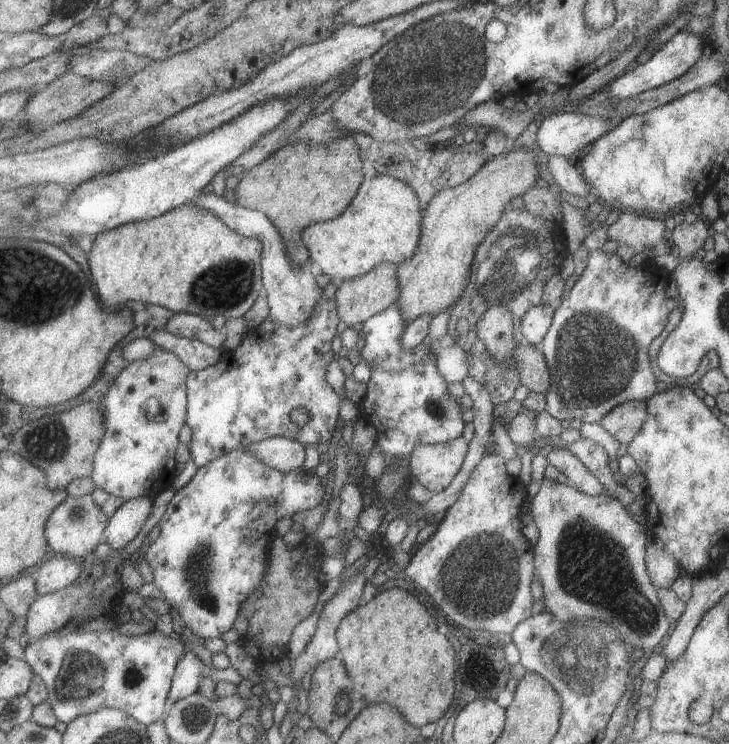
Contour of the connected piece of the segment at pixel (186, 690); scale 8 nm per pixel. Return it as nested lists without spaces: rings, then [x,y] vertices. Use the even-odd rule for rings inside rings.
[[[187,649],[176,666],[169,706],[172,706],[175,701],[197,693],[203,678],[207,677],[211,678],[215,683],[219,682],[219,680],[232,682],[236,685],[239,682],[243,682],[243,676],[235,668],[220,669],[213,666],[213,664],[212,666],[207,666],[192,649]]]

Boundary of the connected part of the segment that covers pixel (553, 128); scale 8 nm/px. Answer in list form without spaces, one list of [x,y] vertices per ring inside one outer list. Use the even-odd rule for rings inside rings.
[[[580,112],[551,113],[536,132],[536,149],[542,156],[561,155],[572,160],[574,152],[610,130],[612,123]]]

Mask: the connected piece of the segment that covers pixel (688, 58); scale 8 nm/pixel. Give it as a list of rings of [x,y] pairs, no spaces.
[[[687,29],[677,31],[677,33],[666,41],[664,45],[661,45],[646,62],[642,64],[632,64],[624,71],[622,76],[608,83],[604,91],[605,96],[624,99],[679,78],[693,66],[696,60],[699,60],[701,56],[703,56],[701,54],[701,50],[705,47],[703,39],[702,36],[694,35]]]

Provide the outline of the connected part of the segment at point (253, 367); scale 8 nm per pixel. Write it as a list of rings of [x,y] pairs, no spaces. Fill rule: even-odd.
[[[331,278],[330,283],[323,288],[318,306],[307,321],[290,327],[267,316],[260,325],[247,332],[235,350],[224,350],[217,364],[189,374],[187,424],[193,432],[189,450],[191,458],[195,459],[200,468],[228,452],[247,449],[250,444],[271,437],[287,437],[301,441],[304,445],[331,442],[339,422],[339,406],[343,399],[327,380],[328,366],[336,353],[331,348],[331,342],[339,334],[337,326],[342,321],[337,300],[339,284],[340,281]],[[297,407],[308,408],[311,412],[311,422],[307,426],[299,426],[291,420],[290,414]]]

